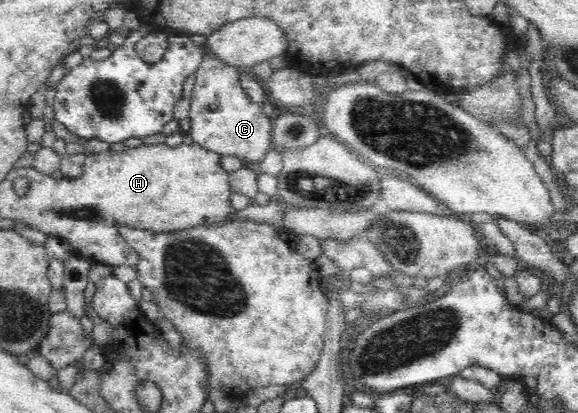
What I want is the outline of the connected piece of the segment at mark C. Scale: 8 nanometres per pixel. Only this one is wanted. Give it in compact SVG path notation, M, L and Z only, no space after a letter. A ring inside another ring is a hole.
M204 55L204 60L197 72L195 72L195 84L190 98L190 109L188 118L190 120L190 129L187 134L205 150L222 154L223 156L236 156L248 166L257 166L263 162L267 153L275 148L273 144L273 123L274 116L267 115L263 111L260 103L253 102L247 95L247 91L241 84L239 70L236 67L221 63L219 59L213 56Z

